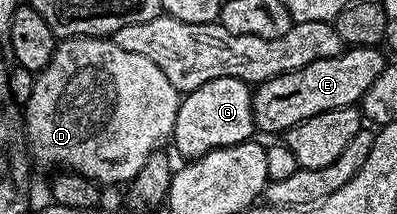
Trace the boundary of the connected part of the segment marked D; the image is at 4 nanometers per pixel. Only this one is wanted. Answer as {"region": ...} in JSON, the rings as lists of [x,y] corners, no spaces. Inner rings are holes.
{"region":[[[83,35],[77,39],[61,39],[52,59],[36,75],[30,101],[23,104],[33,164],[67,169],[99,185],[127,184],[159,148],[156,146],[171,140],[181,98],[181,92],[170,85],[166,73],[154,61],[120,48],[111,37]]]}

